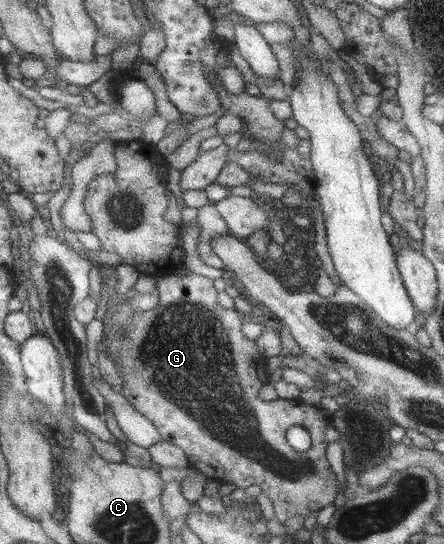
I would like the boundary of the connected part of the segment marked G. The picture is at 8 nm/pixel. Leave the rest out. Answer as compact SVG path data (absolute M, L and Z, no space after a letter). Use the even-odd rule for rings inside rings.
M175 272L165 273L159 277L157 282L157 290L159 291L158 304L147 311L136 312L131 308L130 299L125 297L125 294L115 294L115 289L108 297L107 309L103 318L103 335L104 343L108 345L108 353L120 365L120 371L124 375L124 390L122 394L131 401L131 403L143 413L152 423L155 423L157 429L161 432L163 441L174 443L185 450L187 457L192 466L203 472L207 477L216 480L219 483L232 483L235 489L247 489L251 485L258 485L262 493L268 496L273 503L273 510L276 513L276 518L282 523L287 523L291 517L306 518L317 511L323 509L327 505L331 505L335 501L335 497L339 495L339 483L337 483L337 475L329 465L329 456L327 448L330 443L325 441L325 428L329 429L329 425L334 426L333 415L325 413L319 405L311 405L303 402L300 398L281 399L263 401L259 397L259 391L263 389L263 385L270 383L269 369L267 368L267 360L264 353L260 350L258 343L246 336L242 327L244 326L247 317L245 314L233 309L228 310L221 305L218 298L215 283L210 278L187 273L185 277L177 277ZM294 425L305 427L312 435L313 445L309 451L297 451L287 439L287 432Z

